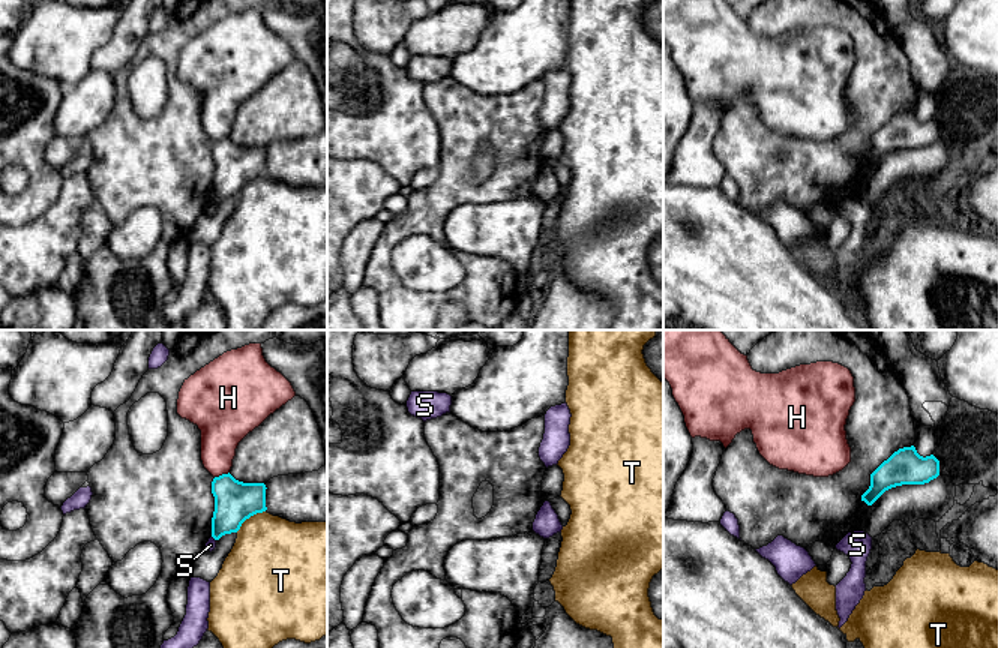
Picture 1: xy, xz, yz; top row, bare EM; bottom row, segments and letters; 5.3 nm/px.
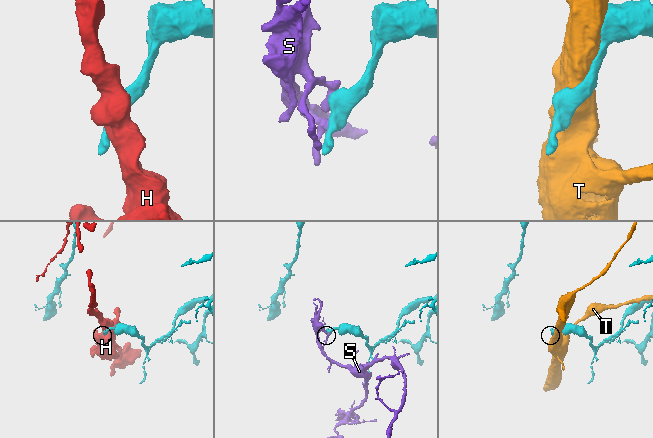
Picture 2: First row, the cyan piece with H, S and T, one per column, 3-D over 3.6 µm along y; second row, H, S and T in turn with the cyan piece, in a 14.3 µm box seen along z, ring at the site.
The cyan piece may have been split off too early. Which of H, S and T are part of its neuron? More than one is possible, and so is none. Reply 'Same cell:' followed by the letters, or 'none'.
Same cell: none

